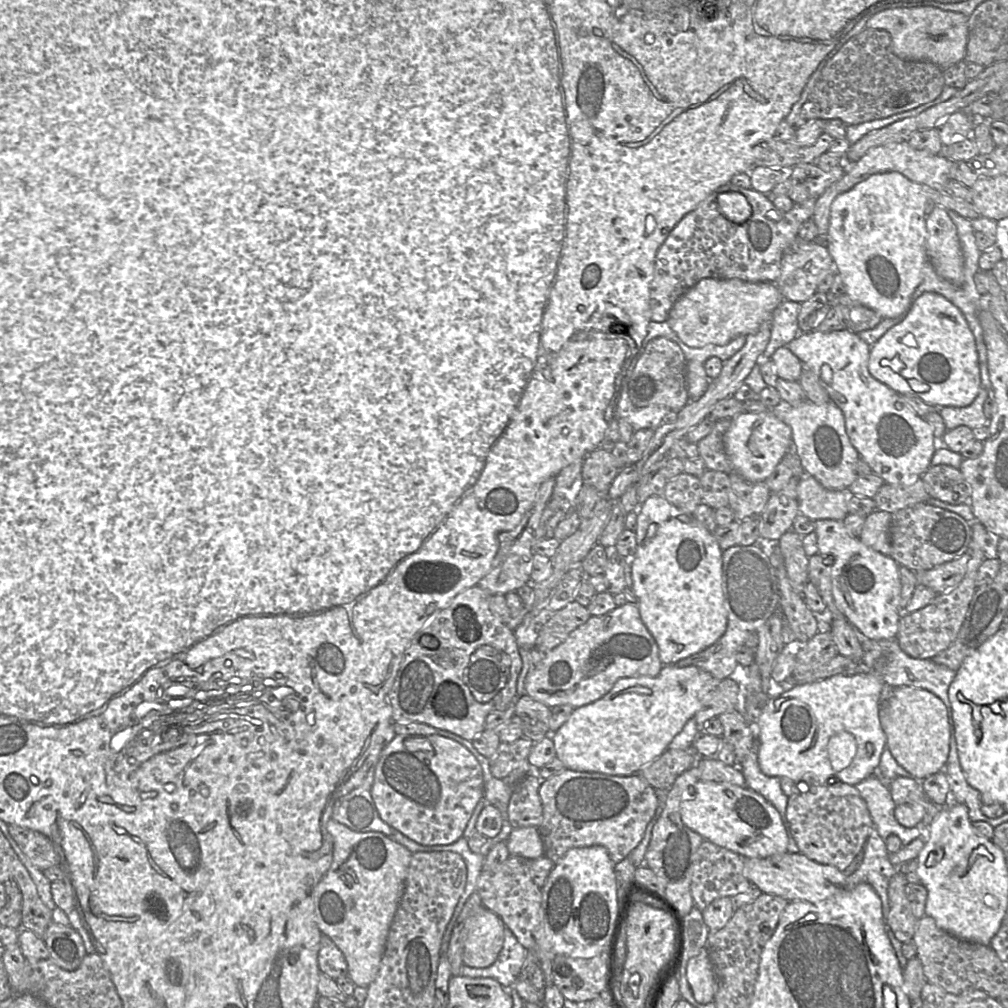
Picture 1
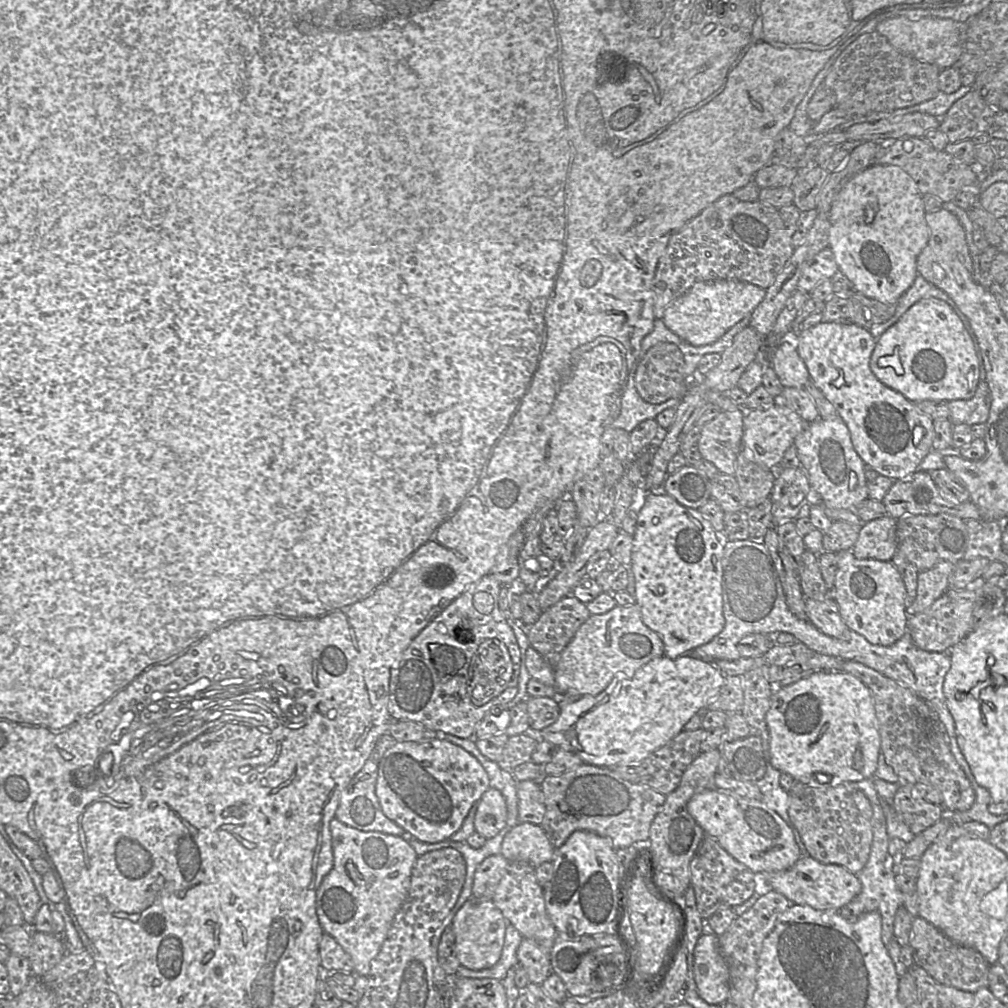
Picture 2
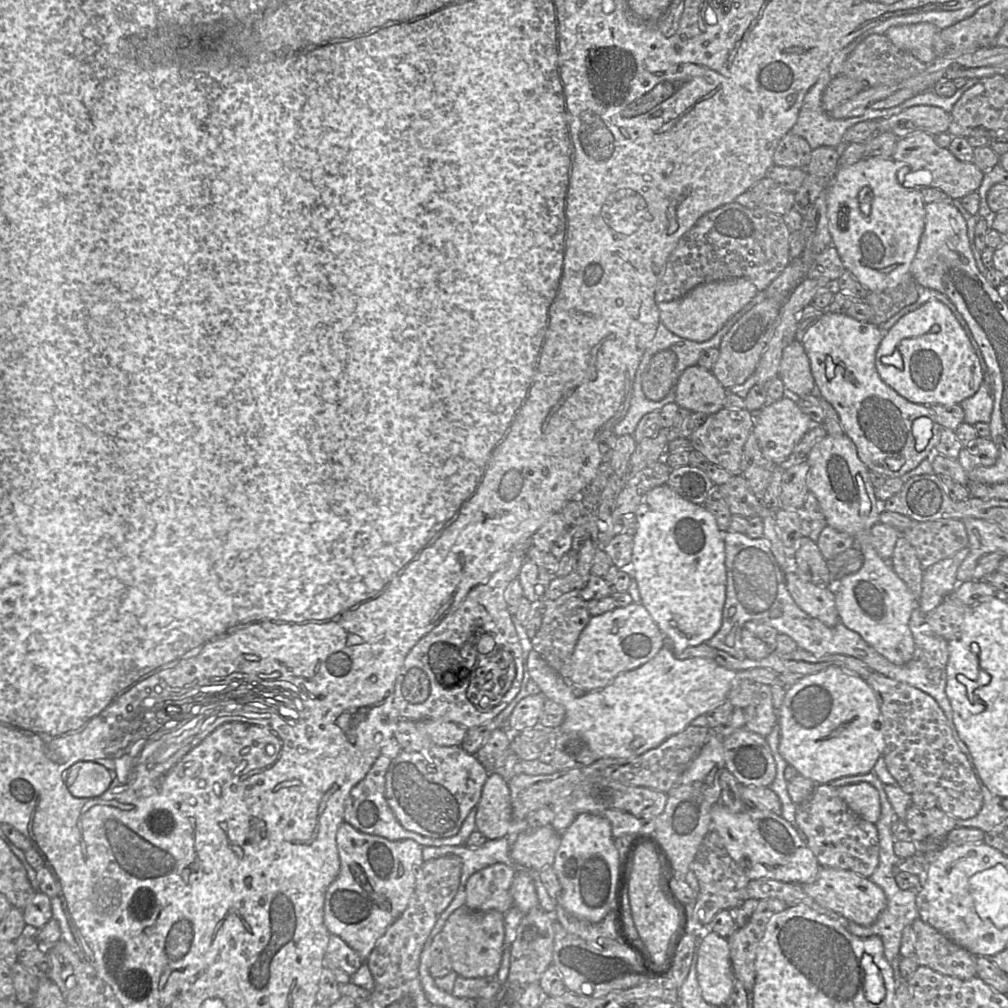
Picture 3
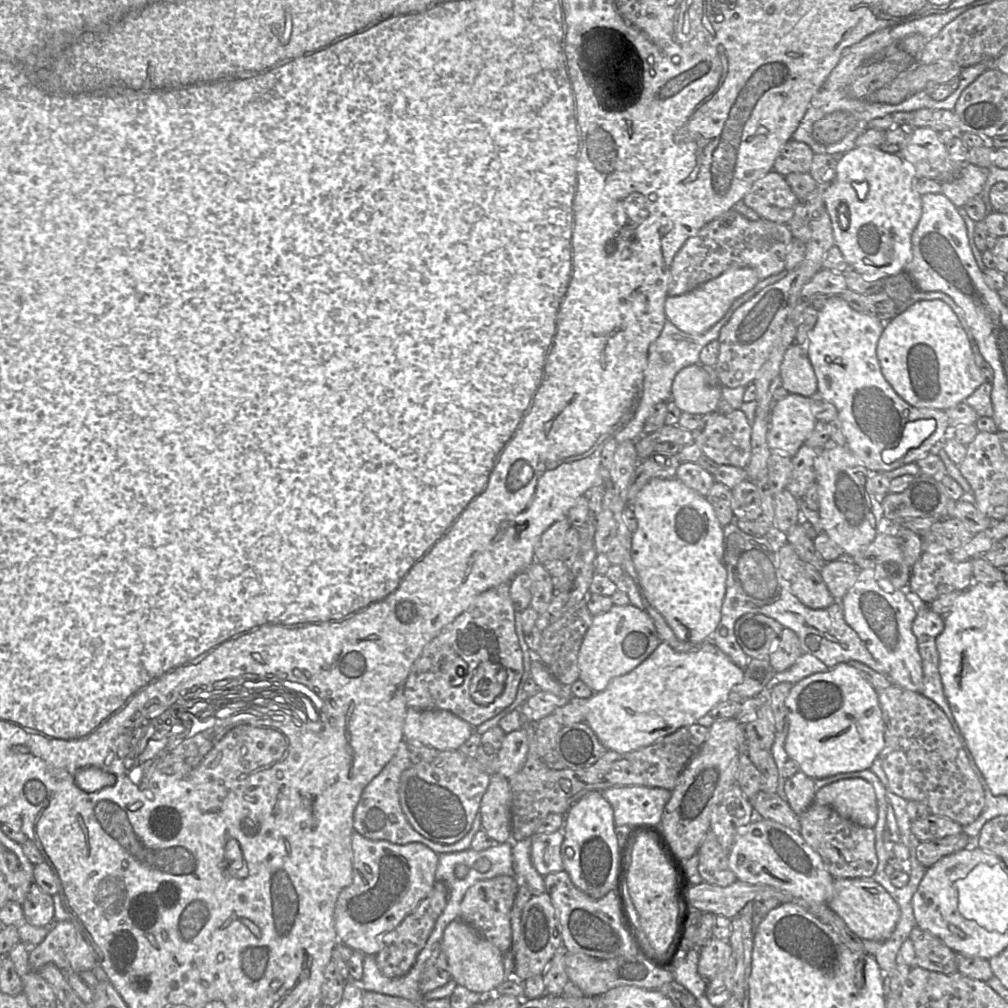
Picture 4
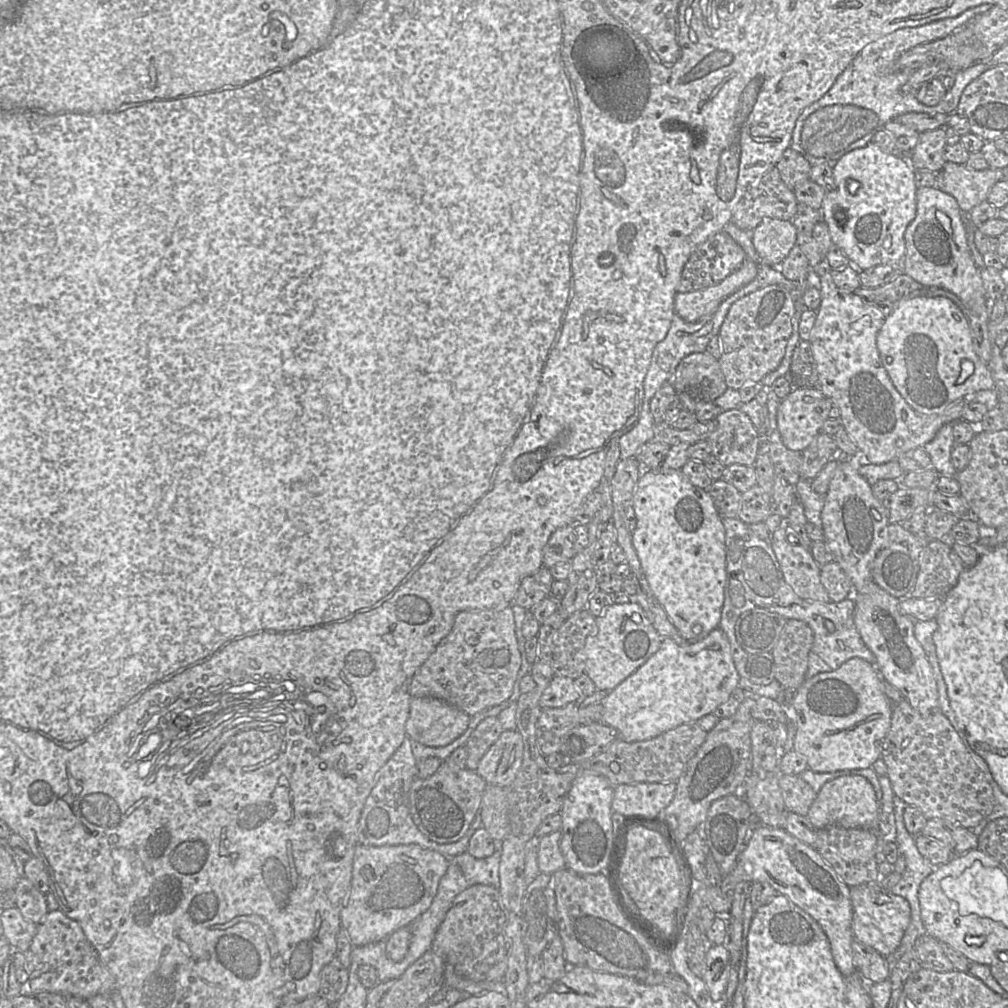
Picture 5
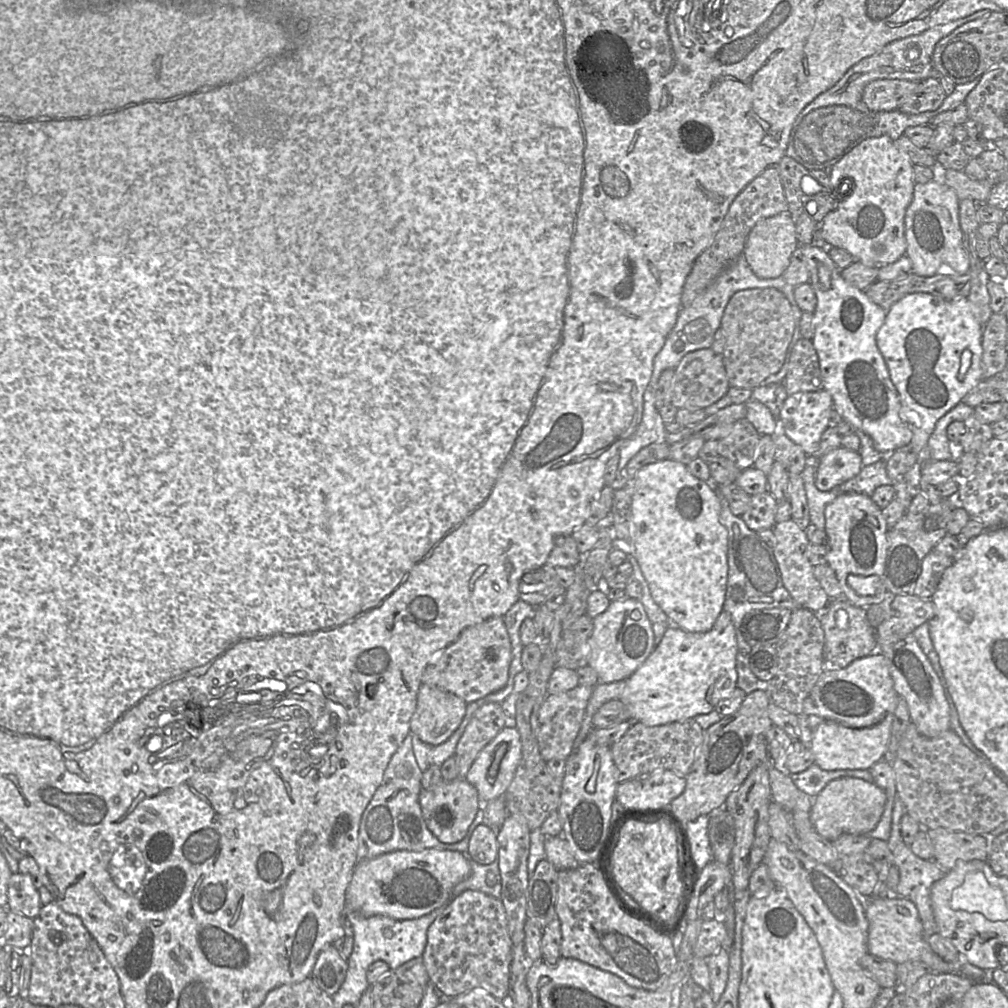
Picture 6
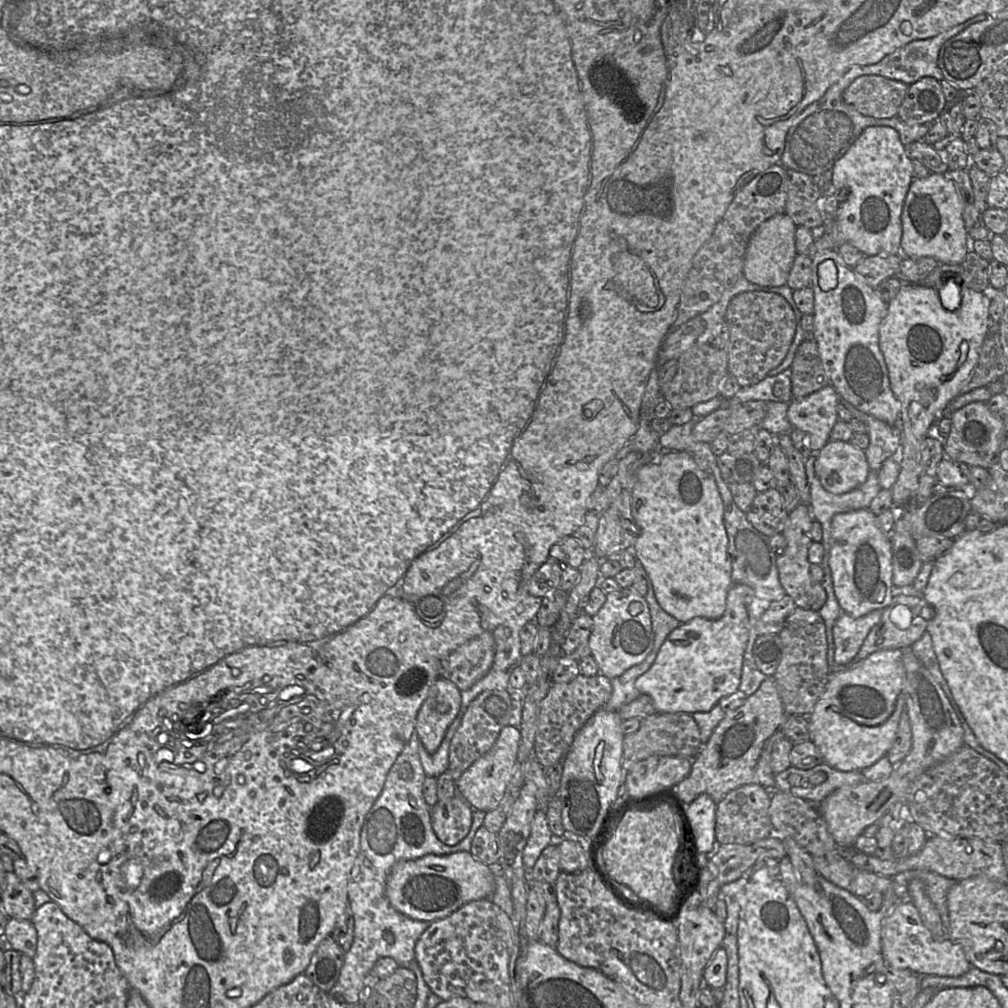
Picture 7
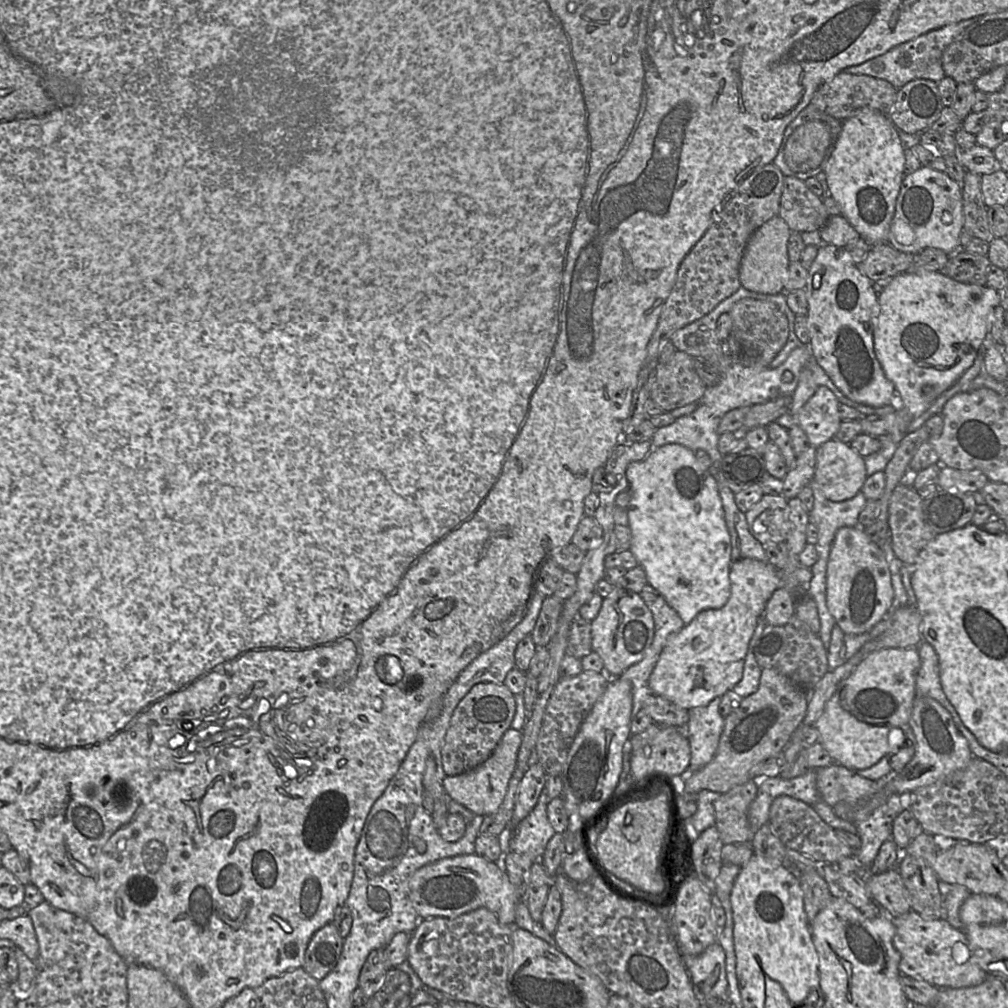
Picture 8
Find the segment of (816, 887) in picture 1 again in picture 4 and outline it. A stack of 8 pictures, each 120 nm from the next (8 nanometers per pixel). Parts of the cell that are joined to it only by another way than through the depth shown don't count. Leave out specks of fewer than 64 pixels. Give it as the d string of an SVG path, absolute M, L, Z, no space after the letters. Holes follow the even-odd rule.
M872 878L835 879L828 907L834 911L859 938L884 941L895 929L900 909L888 892Z

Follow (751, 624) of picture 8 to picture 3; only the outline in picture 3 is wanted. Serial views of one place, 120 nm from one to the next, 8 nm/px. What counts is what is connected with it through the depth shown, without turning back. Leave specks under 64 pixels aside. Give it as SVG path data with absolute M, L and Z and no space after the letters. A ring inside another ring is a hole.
M663 647L659 650L659 652L648 662L641 665L640 667L627 671L625 673L622 673L618 675L611 684L607 685L606 687L602 689L598 689L596 691L590 691L587 692L582 697L576 697L572 691L571 691L571 682L568 679L564 679L558 672L556 672L552 667L548 665L548 663L541 657L539 653L537 653L535 650L531 650L528 654L527 658L527 666L530 678L539 686L541 692L546 696L547 699L551 699L555 701L558 704L561 704L565 710L566 715L563 723L556 728L553 727L543 727L542 729L535 729L534 727L530 728L529 731L536 734L533 735L534 737L539 737L542 734L546 734L546 736L549 736L549 741L556 741L556 738L565 732L577 732L580 734L588 743L590 749L598 756L598 759L600 758L635 758L646 751L658 747L662 742L664 742L669 737L682 732L685 728L690 726L690 723L692 720L697 718L700 715L705 715L715 707L717 707L719 704L723 703L727 700L727 695L729 691L733 688L733 686L738 683L741 680L752 680L759 682L761 684L765 685L772 685L776 679L776 677L779 675L772 669L767 668L753 668L749 670L744 671L732 671L725 667L720 666L717 664L714 660L708 659L708 658L702 658L702 657L692 657L692 658L686 658L686 659L678 659L674 652L670 649L670 647Z

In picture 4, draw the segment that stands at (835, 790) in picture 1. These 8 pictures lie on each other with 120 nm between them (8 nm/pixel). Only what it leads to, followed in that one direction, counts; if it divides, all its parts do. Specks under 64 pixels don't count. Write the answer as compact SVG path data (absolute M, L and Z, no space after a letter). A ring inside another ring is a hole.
M812 803L800 818L800 834L820 855L825 868L834 879L872 878L877 868L875 832L842 817L830 806Z

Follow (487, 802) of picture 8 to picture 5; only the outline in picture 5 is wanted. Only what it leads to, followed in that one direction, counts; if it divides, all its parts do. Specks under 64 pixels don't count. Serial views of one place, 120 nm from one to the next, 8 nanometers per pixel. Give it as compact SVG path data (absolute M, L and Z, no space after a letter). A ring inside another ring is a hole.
M504 730L480 760L476 772L486 781L506 788L521 768L524 744L517 730Z

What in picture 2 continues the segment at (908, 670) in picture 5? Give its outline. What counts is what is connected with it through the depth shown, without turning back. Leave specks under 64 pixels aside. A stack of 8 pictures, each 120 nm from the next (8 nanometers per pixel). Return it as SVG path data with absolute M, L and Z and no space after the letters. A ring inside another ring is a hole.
M852 550L838 553L835 579L835 601L841 618L853 631L871 644L890 646L907 631L906 587L898 569L891 561L857 559Z

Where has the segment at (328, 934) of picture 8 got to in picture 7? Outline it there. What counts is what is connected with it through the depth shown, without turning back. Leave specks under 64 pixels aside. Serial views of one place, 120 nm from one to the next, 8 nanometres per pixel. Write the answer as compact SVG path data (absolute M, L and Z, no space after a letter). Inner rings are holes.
M329 935L319 943L303 974L321 990L328 993L339 978L344 954L332 935Z

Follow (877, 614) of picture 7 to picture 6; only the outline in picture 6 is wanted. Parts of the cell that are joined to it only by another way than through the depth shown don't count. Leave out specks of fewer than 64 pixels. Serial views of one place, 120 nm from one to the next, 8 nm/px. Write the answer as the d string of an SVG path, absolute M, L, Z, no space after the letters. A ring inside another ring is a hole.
M844 595L839 599L830 599L824 608L814 611L814 614L824 631L823 656L827 661L826 670L845 668L858 658L879 652L875 631L866 616L866 608L851 604Z

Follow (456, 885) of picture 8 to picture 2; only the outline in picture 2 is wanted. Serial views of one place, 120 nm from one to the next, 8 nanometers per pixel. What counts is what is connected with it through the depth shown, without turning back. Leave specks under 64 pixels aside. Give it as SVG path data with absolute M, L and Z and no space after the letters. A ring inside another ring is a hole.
M336 817L330 822L334 865L316 893L316 913L324 933L331 935L353 961L355 975L368 976L371 960L378 954L401 906L408 897L411 874L418 855L401 836L376 831L361 831Z

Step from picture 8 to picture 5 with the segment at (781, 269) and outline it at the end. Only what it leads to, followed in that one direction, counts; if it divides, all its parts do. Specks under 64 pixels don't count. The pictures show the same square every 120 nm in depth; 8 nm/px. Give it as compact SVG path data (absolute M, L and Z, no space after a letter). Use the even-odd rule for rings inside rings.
M764 218L752 231L754 248L764 264L777 268L797 245L797 230L791 221Z

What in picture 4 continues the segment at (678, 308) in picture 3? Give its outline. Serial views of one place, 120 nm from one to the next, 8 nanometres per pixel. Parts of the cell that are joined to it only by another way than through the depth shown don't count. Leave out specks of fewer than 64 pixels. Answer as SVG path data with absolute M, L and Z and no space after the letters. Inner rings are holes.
M753 268L729 269L690 292L668 296L664 302L666 319L685 333L703 334L724 317L737 298L751 290L759 281L760 279Z

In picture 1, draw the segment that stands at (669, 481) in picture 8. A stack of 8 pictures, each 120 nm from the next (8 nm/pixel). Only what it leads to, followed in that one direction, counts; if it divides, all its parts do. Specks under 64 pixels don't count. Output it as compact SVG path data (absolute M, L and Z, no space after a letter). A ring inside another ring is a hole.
M651 496L642 505L637 516L636 553L632 564L632 591L637 597L637 607L640 617L650 634L653 636L659 649L659 658L663 665L674 665L678 661L699 653L716 643L725 633L728 625L727 611L724 607L724 594L722 589L723 550L708 530L706 530L691 513L684 513L664 496Z

